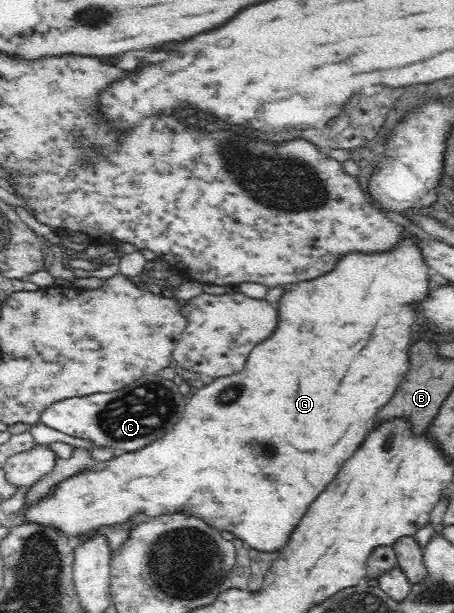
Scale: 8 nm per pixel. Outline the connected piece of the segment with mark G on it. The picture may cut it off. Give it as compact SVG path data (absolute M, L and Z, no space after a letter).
M404 238L398 246L394 246L392 251L387 252L354 252L348 253L337 260L333 268L317 279L305 280L302 283L292 284L285 288L284 295L279 300L280 308L277 310L279 319L276 332L269 339L258 343L250 351L249 359L242 371L232 376L216 377L216 381L204 389L200 389L188 403L188 413L186 419L176 427L174 433L168 433L166 437L156 441L136 453L126 453L118 455L106 464L87 469L78 474L78 477L70 477L68 481L61 481L60 484L50 493L40 499L35 504L28 505L25 509L16 513L18 521L22 523L33 523L41 525L54 531L61 531L64 537L69 538L73 545L84 541L77 541L80 536L93 534L100 526L106 524L120 524L127 522L132 518L138 523L146 521L154 516L169 514L170 512L182 512L190 514L196 519L203 520L210 527L217 529L226 535L232 535L235 540L247 543L251 549L260 553L280 553L288 545L292 533L296 527L302 523L306 517L308 509L312 503L328 489L328 485L334 483L338 473L342 471L344 463L350 461L350 457L356 455L356 443L364 443L364 435L368 431L374 431L378 423L378 413L380 409L390 403L390 399L396 395L400 385L406 381L412 372L413 364L411 361L410 349L418 340L420 331L414 330L414 324L417 323L417 315L414 315L413 307L409 306L412 299L418 299L426 295L429 281L433 276L428 266L420 259L420 253L417 253L416 246L411 239Z

